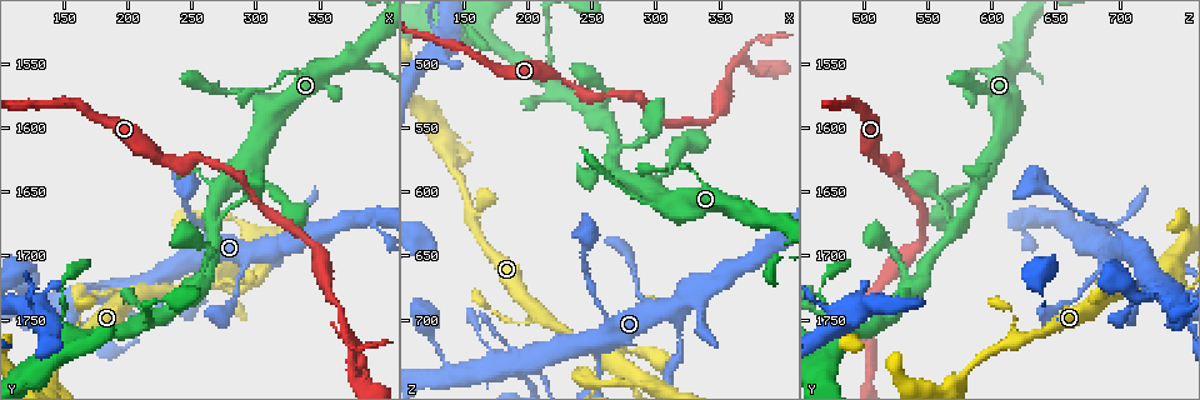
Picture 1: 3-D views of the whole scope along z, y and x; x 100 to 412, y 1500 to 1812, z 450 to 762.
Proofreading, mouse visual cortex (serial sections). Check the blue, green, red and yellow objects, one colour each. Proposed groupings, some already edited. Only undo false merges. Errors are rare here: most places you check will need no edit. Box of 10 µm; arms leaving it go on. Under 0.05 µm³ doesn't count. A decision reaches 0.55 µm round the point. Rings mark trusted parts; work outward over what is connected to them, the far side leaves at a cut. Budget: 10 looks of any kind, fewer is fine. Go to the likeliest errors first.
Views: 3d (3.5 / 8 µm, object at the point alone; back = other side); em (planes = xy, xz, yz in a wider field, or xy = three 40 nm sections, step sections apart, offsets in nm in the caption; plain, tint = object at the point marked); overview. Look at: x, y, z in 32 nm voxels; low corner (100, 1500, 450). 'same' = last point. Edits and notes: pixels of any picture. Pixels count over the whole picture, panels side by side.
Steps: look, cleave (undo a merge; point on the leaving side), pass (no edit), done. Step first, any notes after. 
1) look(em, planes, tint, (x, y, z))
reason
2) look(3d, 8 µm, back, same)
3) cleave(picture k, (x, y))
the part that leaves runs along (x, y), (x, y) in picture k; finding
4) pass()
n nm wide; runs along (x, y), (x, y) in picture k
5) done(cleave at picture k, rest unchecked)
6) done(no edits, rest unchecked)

look(3d, 3.5 µm, (374, 1778, 504))
narrows sharply

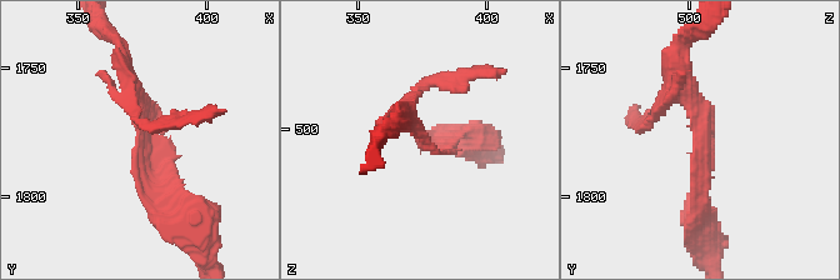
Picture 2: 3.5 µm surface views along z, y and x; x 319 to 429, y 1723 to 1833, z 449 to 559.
look(em, xy, step 3, plain, (376, 1778, 506))

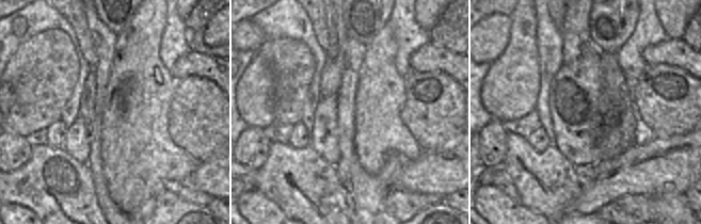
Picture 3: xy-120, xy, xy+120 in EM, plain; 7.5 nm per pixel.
look(em, xy, step 3, tint, same)
with the object marked

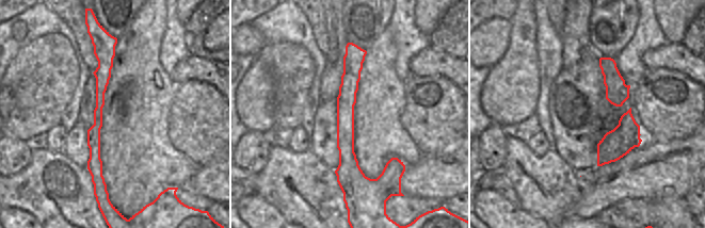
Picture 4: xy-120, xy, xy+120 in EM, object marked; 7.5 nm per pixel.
pass()
runs along (350, 45), (346, 152), (358, 185) in picture 4; all the same cell

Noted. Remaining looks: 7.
look(3d, 3.5 µm, (210, 1728, 696))
sharp bend

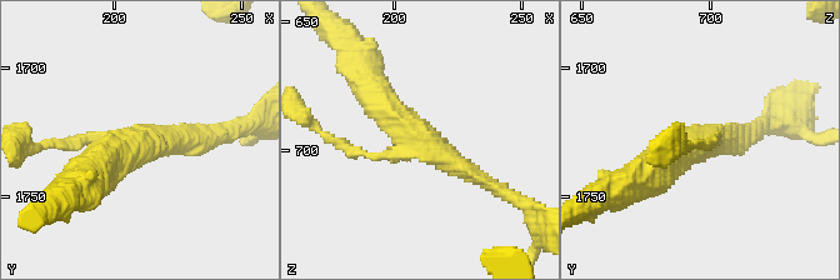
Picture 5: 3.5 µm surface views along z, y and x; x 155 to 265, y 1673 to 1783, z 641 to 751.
look(em, planes, plain, (211, 1728, 695))
3 arms; arms of 100, 250, 450 nm; need the tissue

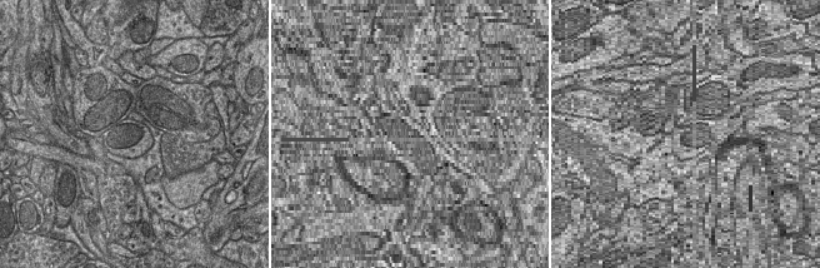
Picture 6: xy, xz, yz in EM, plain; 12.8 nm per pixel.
look(em, planes, tint, same)
with the object marked

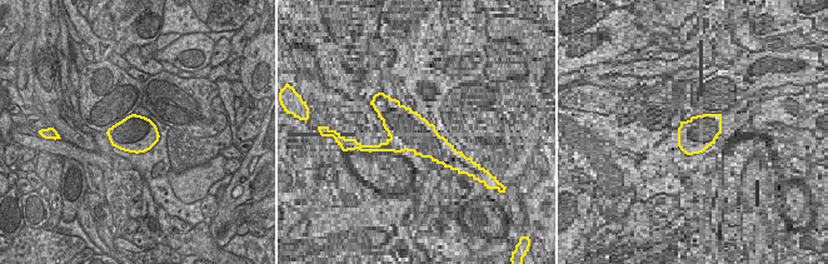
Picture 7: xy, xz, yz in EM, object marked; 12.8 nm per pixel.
pass()
continuous, no second cell

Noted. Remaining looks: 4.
look(3d, 8 µm, (306, 1582, 612))
thick turns thin

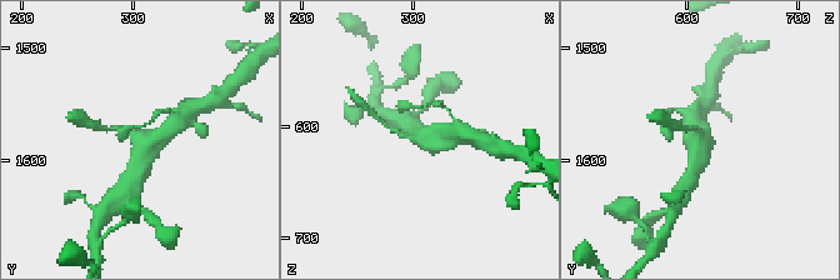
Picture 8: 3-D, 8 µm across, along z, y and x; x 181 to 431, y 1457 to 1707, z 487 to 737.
look(em, xy, step 5, tint, same)
need the tissue

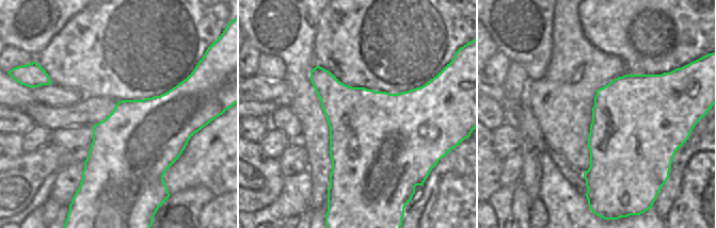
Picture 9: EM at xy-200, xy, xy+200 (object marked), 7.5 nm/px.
pass()
arms of 150, 500, 500 nm; runs along (175, 123), (148, 148), (133, 178) in picture 8; one cell here

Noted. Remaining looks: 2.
look(3d, 3.5 µm, back, (206, 1754, 506))
two arms in line, one across

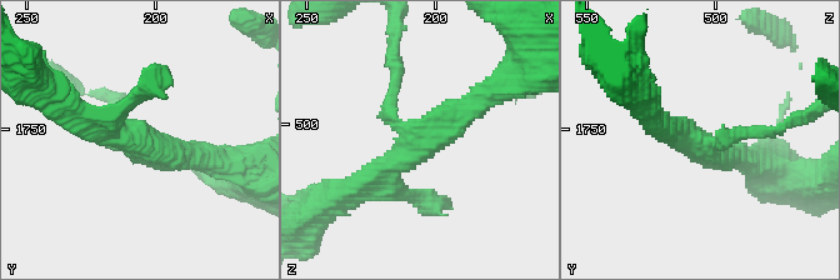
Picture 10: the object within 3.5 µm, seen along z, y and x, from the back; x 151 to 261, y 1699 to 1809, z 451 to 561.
look(em, xy, step 3, tint, (206, 1755, 508))

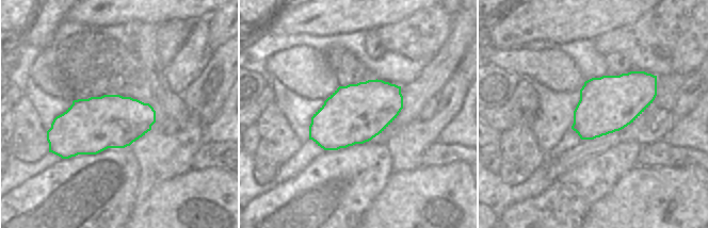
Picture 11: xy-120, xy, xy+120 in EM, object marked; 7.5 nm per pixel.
pass()
arms of 150, 350, 350 nm; runs along (355, 190), (489, 96) in picture 10; one cell here

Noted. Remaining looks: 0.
done(no edits, rest unchecked)

